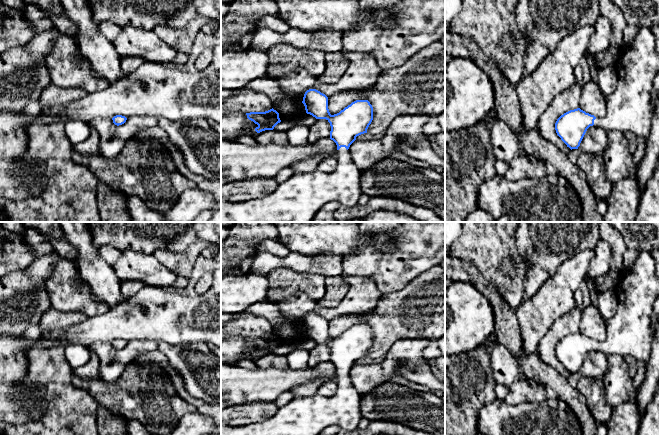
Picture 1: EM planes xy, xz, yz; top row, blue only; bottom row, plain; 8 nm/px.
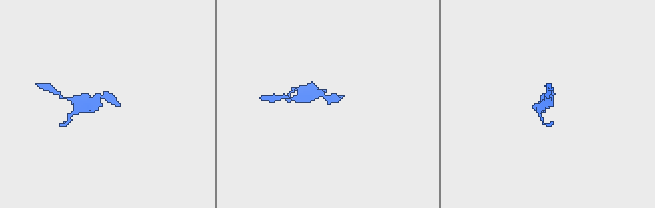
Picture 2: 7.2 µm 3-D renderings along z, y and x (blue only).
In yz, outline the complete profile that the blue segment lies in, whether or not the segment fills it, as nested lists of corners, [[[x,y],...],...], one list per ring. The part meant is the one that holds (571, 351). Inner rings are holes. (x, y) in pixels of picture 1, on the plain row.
[[[641,252],[630,271],[619,272],[619,283],[615,294],[617,309],[615,315],[606,321],[606,339],[603,342],[596,342],[577,332],[564,337],[557,343],[556,357],[571,374],[578,373],[587,353],[593,349],[601,350],[606,355],[632,356],[637,361],[643,361],[646,368],[654,340],[651,331],[651,316],[654,301],[659,296],[659,276],[656,274],[656,264],[651,253]]]

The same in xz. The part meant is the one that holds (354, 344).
[[[316,313],[305,316],[302,327],[307,338],[326,343],[331,350],[330,363],[337,369],[338,389],[331,397],[315,394],[297,396],[264,421],[231,426],[221,421],[221,435],[319,435],[330,426],[354,431],[362,418],[362,395],[348,377],[356,361],[367,357],[373,344],[368,324],[356,324],[339,337],[331,339],[328,321]]]

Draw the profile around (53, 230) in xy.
[[[22,222],[25,228],[34,228],[42,235],[60,239],[64,237],[64,232],[59,222]]]

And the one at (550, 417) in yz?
[[[561,399],[510,405],[504,400],[486,404],[478,414],[478,432],[484,435],[582,435],[578,417]]]

